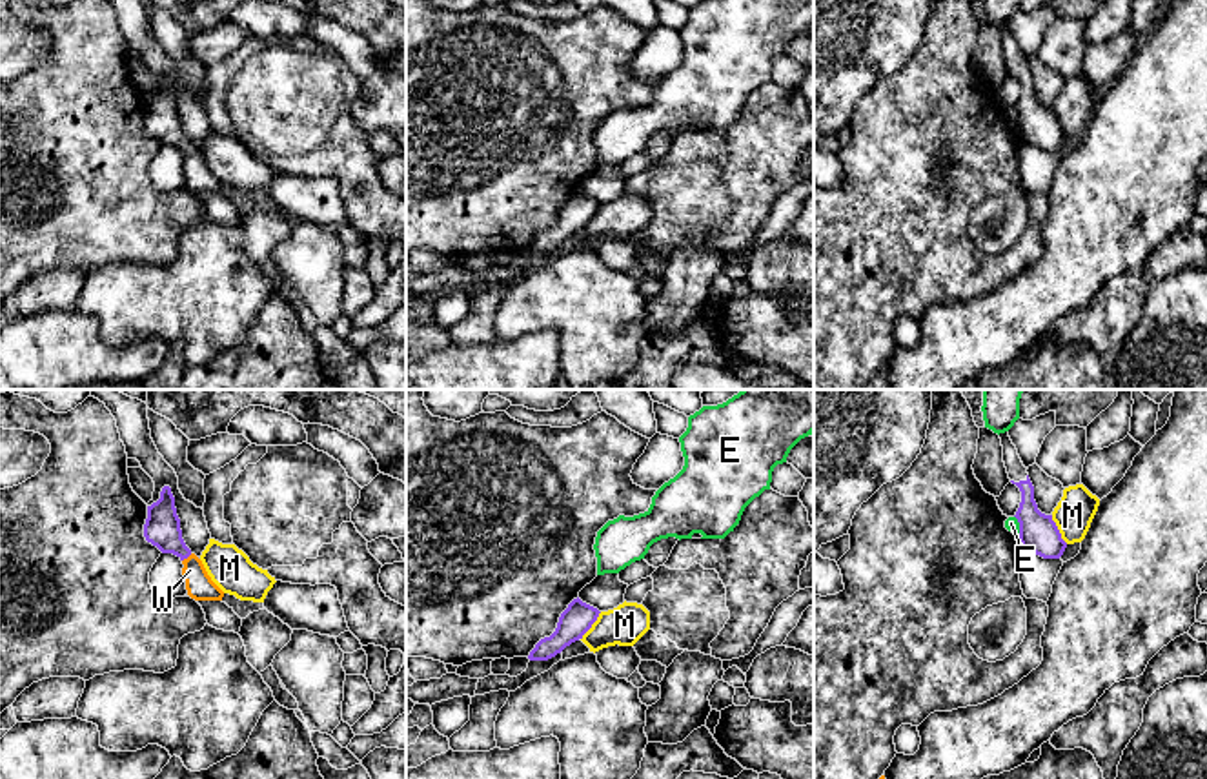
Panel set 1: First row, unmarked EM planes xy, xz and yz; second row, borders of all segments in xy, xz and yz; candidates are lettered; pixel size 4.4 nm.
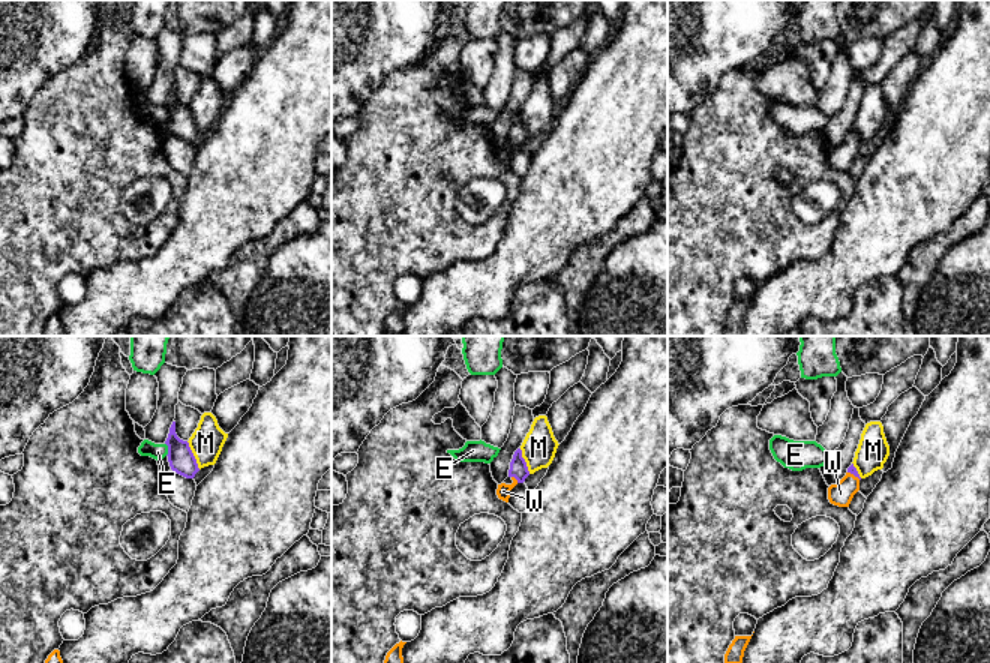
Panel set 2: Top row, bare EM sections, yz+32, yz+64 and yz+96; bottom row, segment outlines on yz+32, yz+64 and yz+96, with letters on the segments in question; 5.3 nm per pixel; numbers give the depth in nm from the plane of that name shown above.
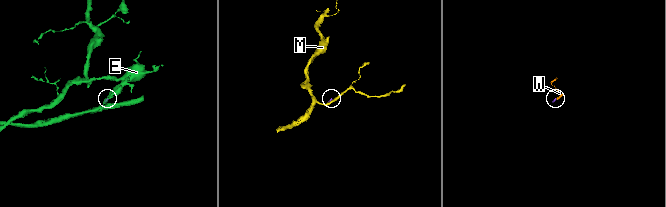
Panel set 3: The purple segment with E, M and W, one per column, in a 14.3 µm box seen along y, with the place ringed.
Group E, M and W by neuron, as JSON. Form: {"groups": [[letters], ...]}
{"groups": [["E"], ["M"], ["W"]]}

